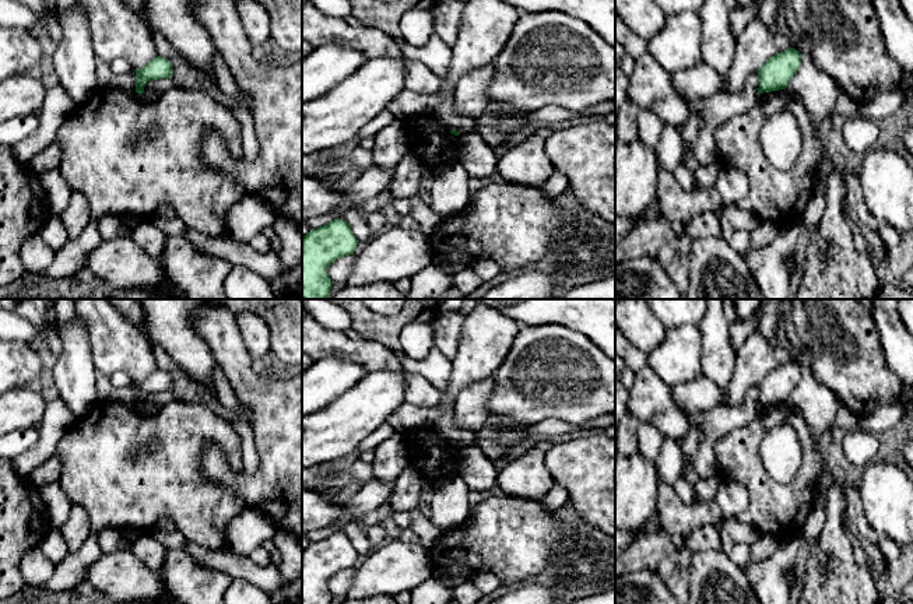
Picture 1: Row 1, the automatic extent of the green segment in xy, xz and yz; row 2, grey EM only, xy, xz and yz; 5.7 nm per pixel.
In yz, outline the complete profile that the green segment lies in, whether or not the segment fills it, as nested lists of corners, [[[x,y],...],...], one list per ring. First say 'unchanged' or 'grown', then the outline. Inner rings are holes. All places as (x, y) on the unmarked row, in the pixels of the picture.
unchanged | [[[794,361],[770,371],[758,384],[759,407],[786,403],[801,379],[801,371]]]

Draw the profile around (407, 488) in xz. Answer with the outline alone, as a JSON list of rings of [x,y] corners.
[[[407,467],[397,478],[389,499],[394,512],[411,512],[419,506],[422,492],[422,475],[414,468]]]

